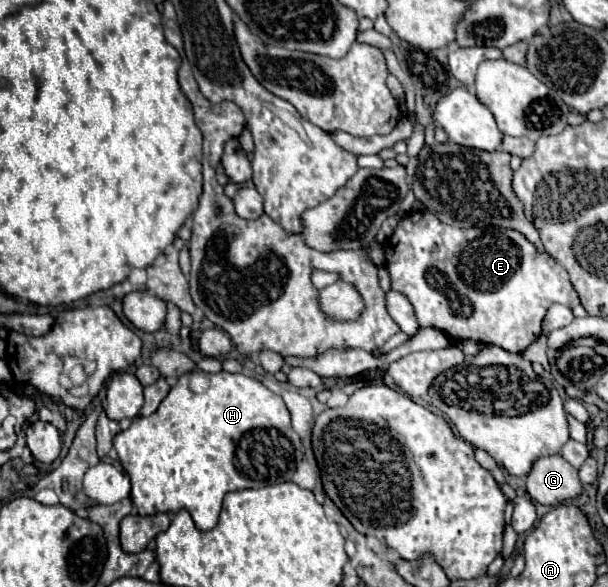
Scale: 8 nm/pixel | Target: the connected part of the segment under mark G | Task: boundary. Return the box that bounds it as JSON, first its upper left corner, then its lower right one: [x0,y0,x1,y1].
[527,455,583,507]

